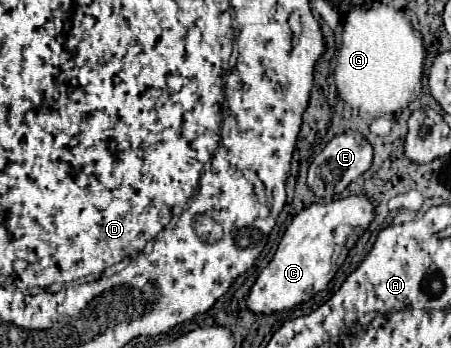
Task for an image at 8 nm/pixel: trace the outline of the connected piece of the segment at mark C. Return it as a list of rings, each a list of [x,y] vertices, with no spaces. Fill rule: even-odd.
[[[349,195],[331,203],[315,203],[295,215],[285,229],[273,259],[251,285],[245,307],[255,315],[271,315],[293,309],[323,291],[345,261],[349,249],[375,219],[373,209],[373,203],[365,195]]]

